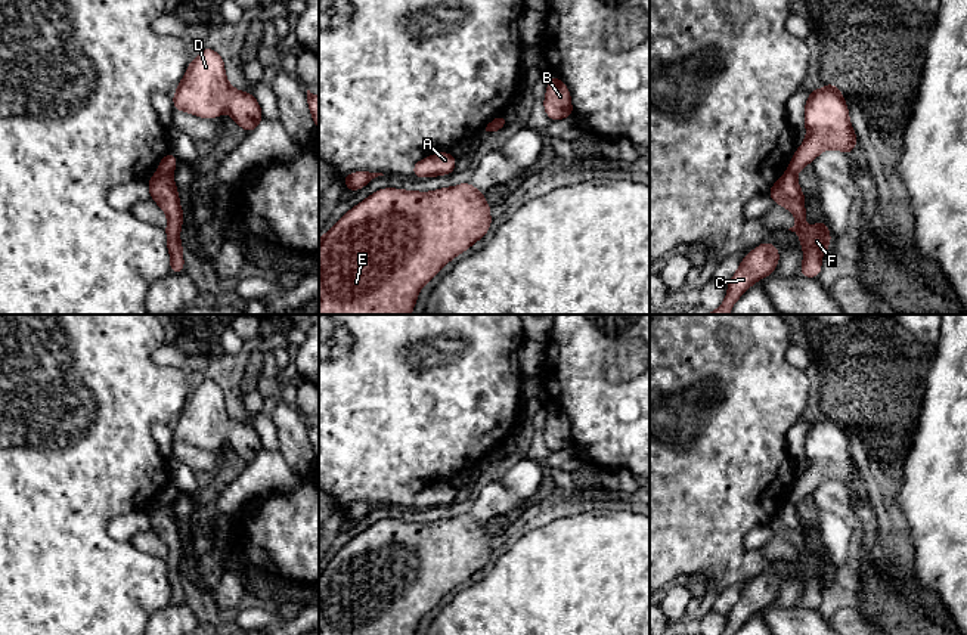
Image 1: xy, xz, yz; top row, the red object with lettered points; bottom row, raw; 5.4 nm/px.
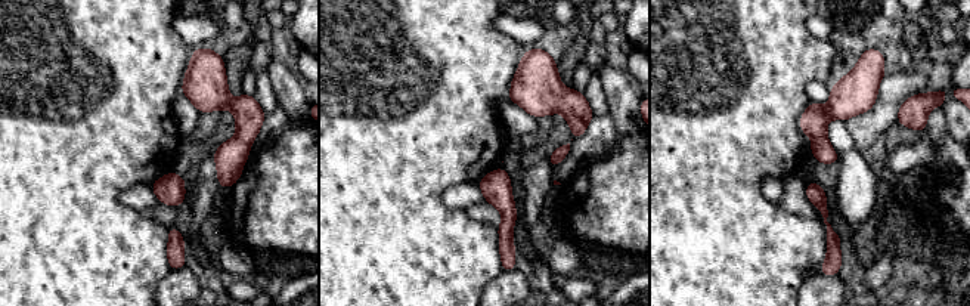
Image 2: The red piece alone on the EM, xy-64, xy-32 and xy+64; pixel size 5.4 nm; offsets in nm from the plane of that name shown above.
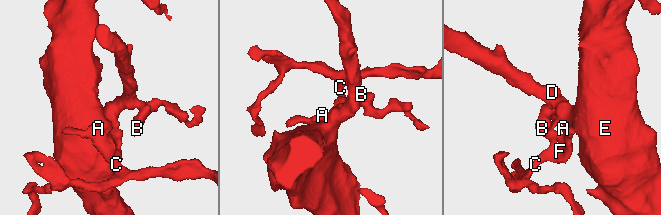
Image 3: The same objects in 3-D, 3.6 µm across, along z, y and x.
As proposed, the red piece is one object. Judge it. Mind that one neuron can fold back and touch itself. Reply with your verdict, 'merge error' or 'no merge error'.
merge error

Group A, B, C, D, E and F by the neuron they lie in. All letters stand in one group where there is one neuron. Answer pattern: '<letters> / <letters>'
A C F / B D E

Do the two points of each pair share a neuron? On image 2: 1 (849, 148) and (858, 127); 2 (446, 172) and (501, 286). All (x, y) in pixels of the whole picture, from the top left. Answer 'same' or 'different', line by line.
1: different
2: different

